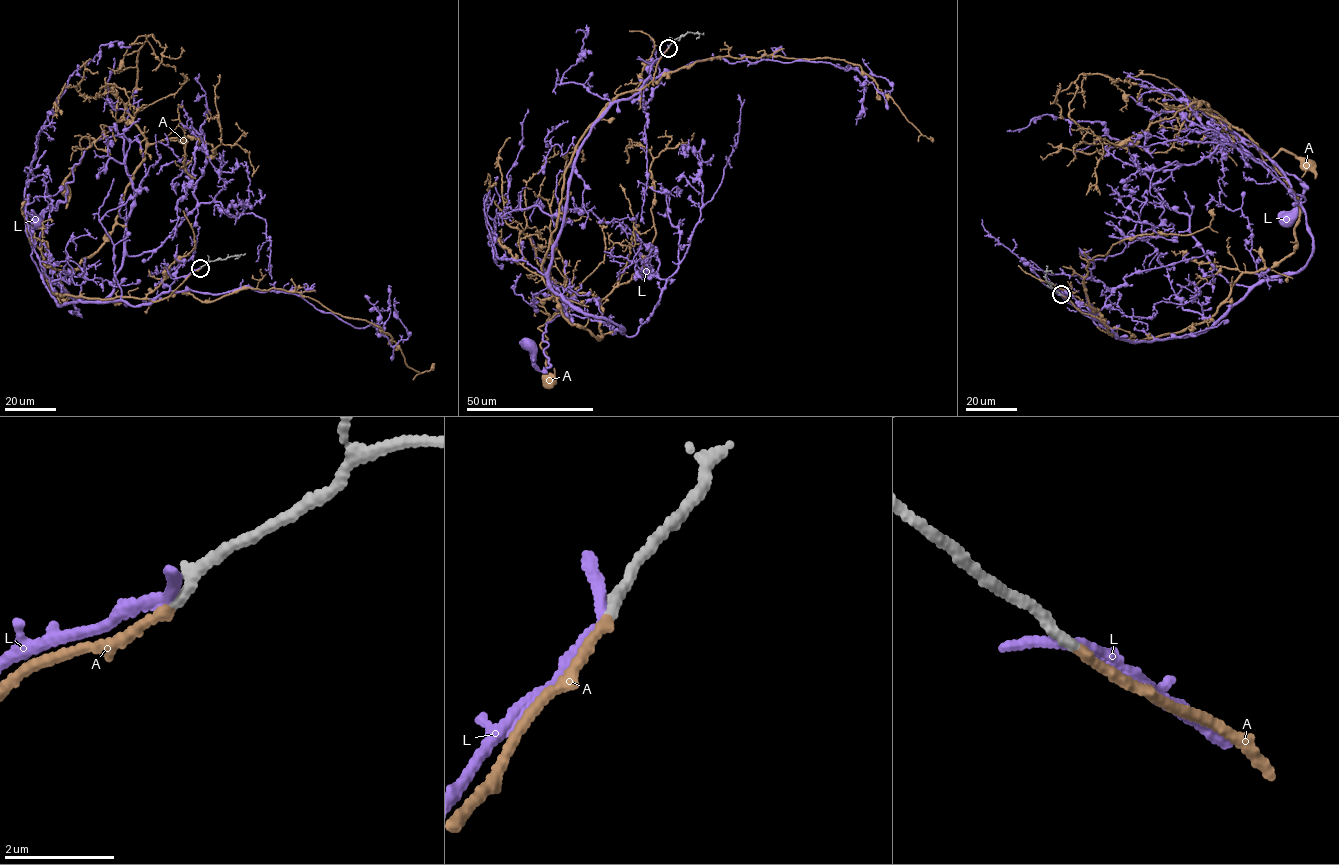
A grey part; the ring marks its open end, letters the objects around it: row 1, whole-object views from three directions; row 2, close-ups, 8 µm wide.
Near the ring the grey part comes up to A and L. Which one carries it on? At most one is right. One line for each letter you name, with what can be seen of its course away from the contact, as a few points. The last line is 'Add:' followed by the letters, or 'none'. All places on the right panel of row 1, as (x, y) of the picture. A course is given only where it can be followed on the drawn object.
A: course (1061, 295), (1152, 339), (1293, 251), (1287, 182), (1200, 108), (1305, 165)
Add: A

